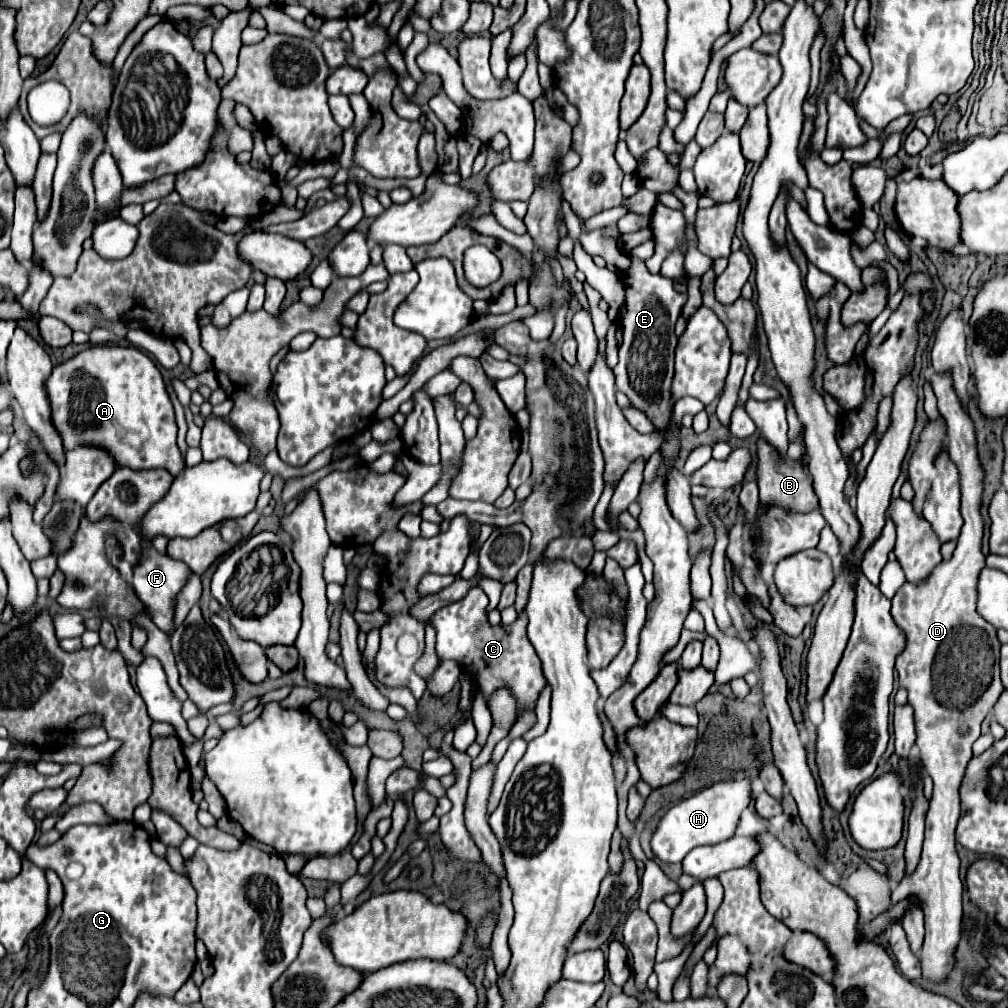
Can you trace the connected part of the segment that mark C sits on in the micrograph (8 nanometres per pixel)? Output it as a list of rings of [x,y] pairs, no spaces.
[[[476,586],[472,588],[462,602],[454,602],[450,606],[440,608],[430,620],[436,626],[436,654],[440,660],[460,660],[462,666],[470,666],[472,680],[482,686],[484,698],[490,696],[494,688],[500,684],[508,684],[518,698],[518,712],[524,704],[534,708],[534,700],[547,680],[542,676],[540,658],[528,642],[526,627],[528,619],[524,613],[512,624],[491,626],[486,615],[488,596]]]

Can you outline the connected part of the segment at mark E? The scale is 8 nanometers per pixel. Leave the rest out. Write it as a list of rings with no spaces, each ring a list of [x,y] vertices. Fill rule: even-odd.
[[[632,258],[632,268],[624,278],[626,284],[626,304],[620,310],[618,324],[624,332],[624,342],[620,346],[620,362],[614,368],[616,388],[624,392],[630,402],[648,414],[656,428],[664,428],[672,414],[670,384],[674,376],[674,348],[676,334],[674,324],[686,302],[686,294],[678,294],[672,288],[672,280],[660,274],[650,274],[644,260]]]

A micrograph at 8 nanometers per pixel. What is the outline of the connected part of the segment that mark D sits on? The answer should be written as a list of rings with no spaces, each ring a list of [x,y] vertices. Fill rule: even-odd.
[[[932,374],[930,386],[938,398],[938,410],[948,426],[950,458],[958,462],[958,470],[960,470],[964,526],[958,536],[958,546],[954,550],[954,556],[948,562],[942,560],[924,584],[906,582],[892,598],[892,618],[906,636],[906,646],[902,654],[898,654],[896,658],[896,670],[898,670],[900,686],[908,690],[908,702],[914,706],[916,734],[918,734],[916,746],[920,750],[922,764],[926,772],[930,774],[930,778],[934,780],[934,794],[930,800],[928,816],[926,816],[926,838],[924,838],[922,860],[916,872],[910,878],[904,876],[902,882],[892,890],[892,904],[896,906],[908,894],[914,894],[920,900],[924,916],[926,916],[926,938],[924,938],[924,946],[920,954],[922,972],[926,980],[946,980],[954,966],[952,954],[960,940],[960,920],[962,920],[962,882],[958,876],[960,858],[956,854],[956,838],[954,838],[956,824],[960,818],[960,786],[966,774],[966,766],[972,758],[972,744],[980,736],[980,724],[990,712],[990,708],[996,704],[1004,688],[1000,682],[1000,642],[996,638],[996,628],[990,622],[986,622],[976,610],[978,574],[984,568],[984,554],[980,552],[984,522],[978,512],[982,486],[984,486],[984,470],[980,468],[978,454],[976,454],[974,426],[972,426],[970,416],[962,408],[956,392],[952,390],[952,382],[948,376]]]

